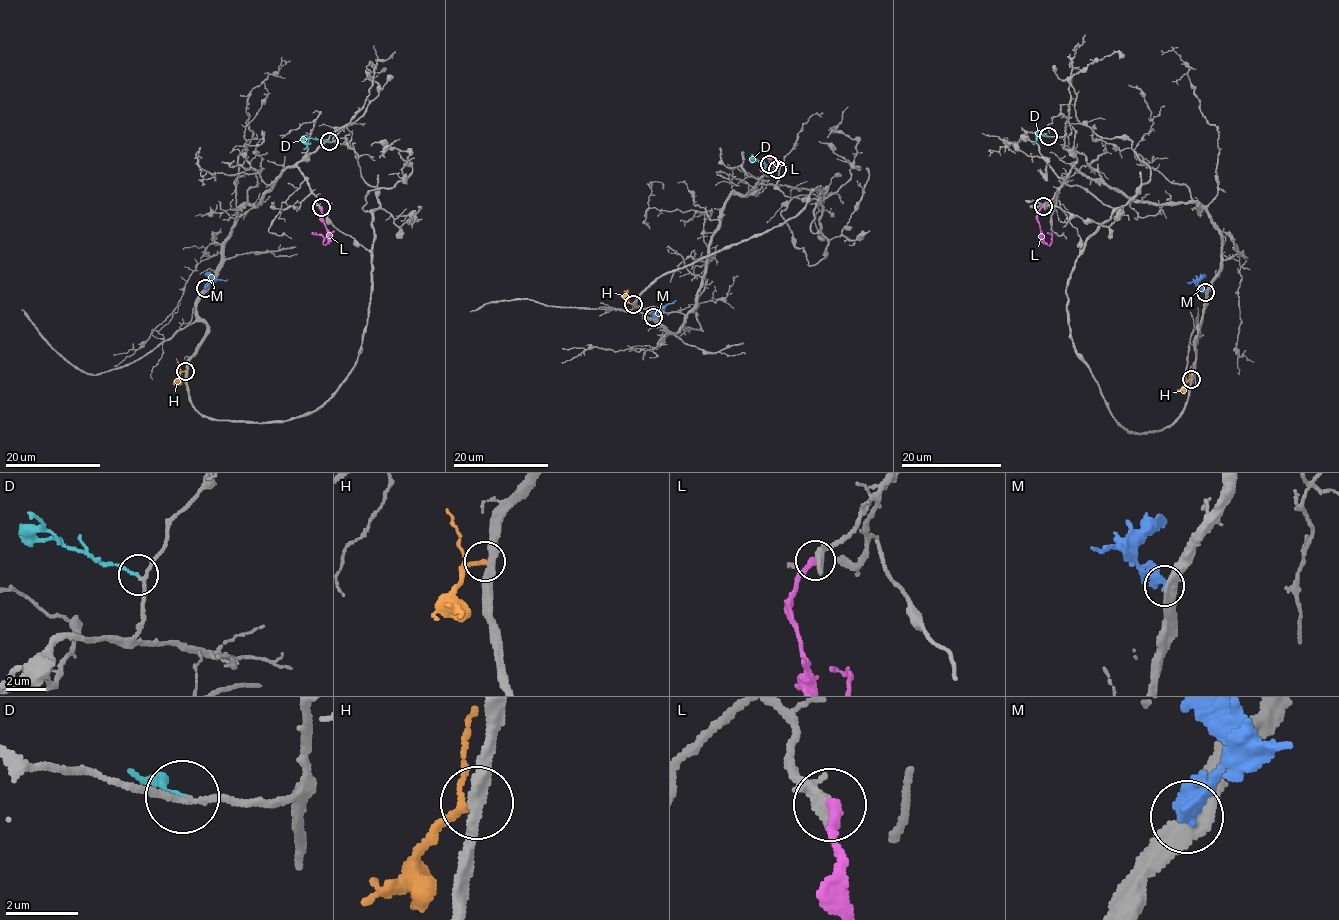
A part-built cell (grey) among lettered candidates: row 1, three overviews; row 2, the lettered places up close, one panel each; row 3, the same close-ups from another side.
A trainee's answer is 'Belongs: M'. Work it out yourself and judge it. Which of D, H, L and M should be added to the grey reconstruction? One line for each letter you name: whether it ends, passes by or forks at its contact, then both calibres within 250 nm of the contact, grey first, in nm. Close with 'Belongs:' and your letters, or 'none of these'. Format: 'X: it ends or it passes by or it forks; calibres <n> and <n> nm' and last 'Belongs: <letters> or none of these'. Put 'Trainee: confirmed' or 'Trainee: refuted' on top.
Trainee: refuted
D: it ends; calibres 140 and 140 nm
Belongs: D

